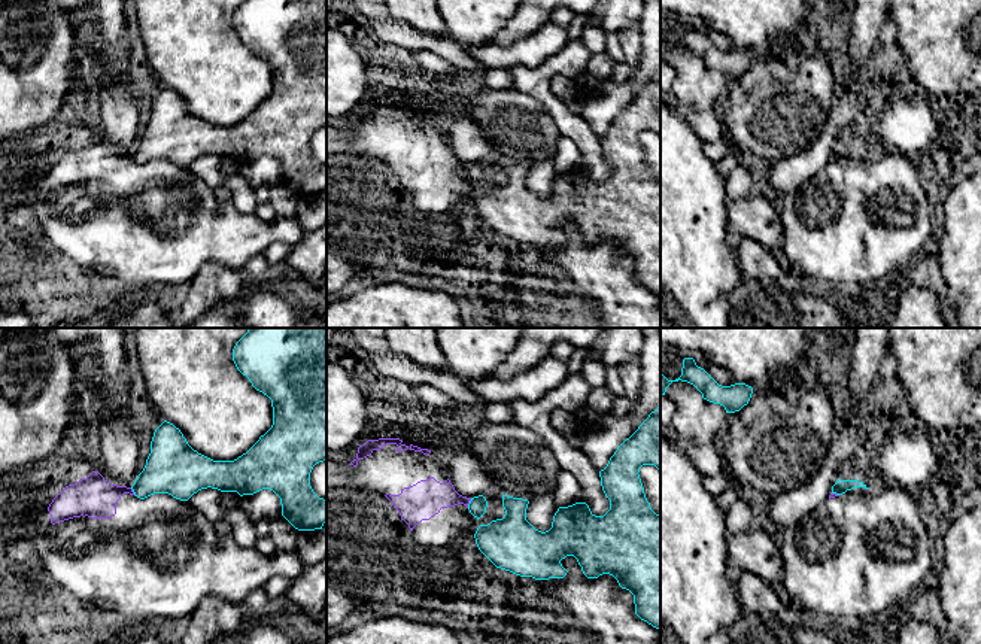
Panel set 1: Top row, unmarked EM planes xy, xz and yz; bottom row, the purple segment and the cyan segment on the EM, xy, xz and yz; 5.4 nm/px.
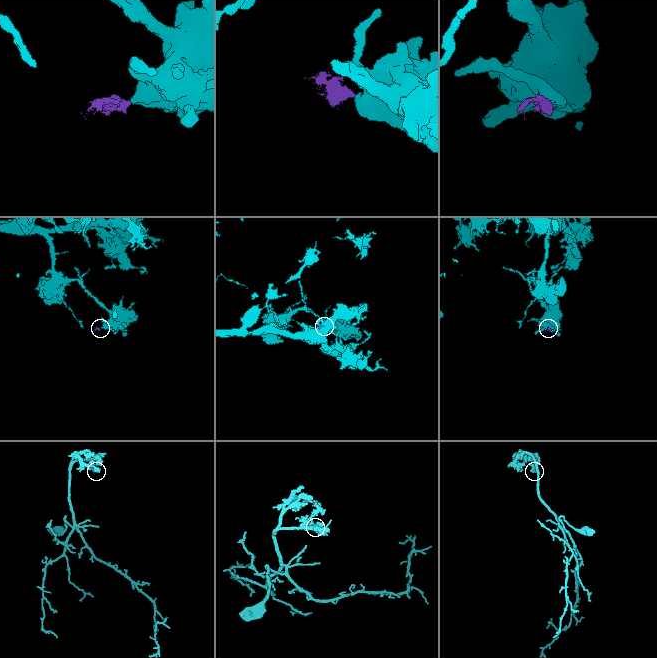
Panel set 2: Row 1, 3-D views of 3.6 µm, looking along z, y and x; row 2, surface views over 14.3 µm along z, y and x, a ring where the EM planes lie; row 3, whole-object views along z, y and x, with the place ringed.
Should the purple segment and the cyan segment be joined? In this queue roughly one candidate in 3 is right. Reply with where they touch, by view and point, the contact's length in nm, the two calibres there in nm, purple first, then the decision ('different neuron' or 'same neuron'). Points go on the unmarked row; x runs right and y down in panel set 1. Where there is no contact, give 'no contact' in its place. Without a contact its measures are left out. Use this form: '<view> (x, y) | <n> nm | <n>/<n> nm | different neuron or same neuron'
xz (468, 169) | 60 nm | 200/100 nm | different neuron

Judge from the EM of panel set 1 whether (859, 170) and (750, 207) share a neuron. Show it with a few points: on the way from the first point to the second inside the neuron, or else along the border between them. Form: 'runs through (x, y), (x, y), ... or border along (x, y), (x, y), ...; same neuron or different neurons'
border along (776, 206), (784, 240); different neurons

